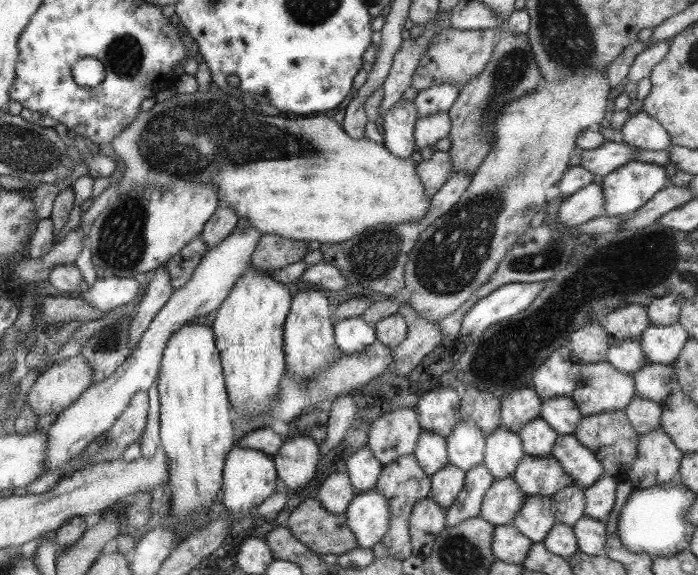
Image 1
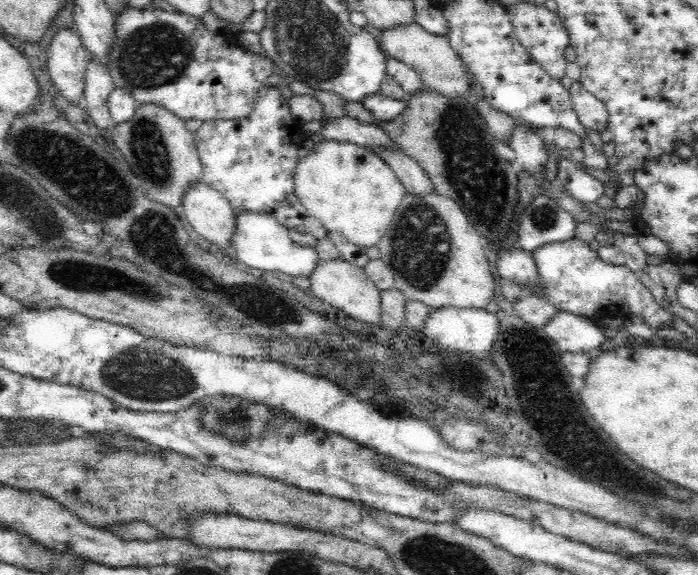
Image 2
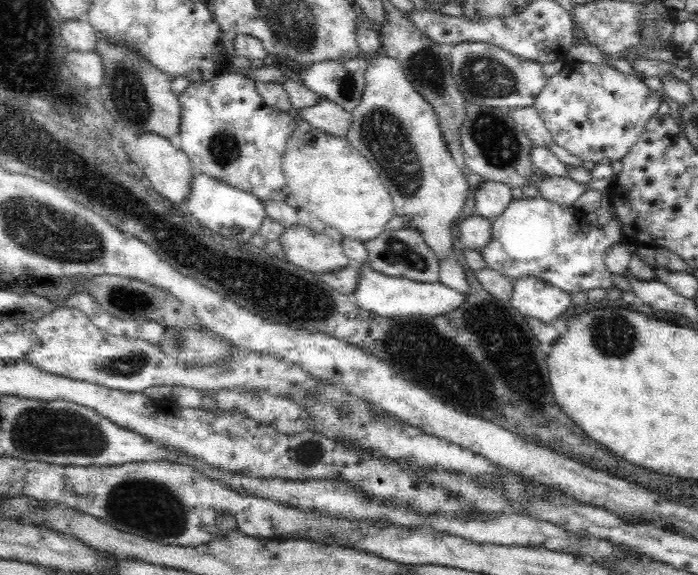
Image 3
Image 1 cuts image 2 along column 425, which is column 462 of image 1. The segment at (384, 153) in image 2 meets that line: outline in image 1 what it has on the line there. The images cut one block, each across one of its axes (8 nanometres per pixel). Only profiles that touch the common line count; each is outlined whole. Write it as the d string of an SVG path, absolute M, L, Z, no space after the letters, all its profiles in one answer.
M453 172L449 176L449 180L437 190L435 196L431 196L431 206L427 212L427 218L423 218L423 226L437 220L439 216L443 216L445 212L451 210L451 206L457 204L457 200L463 196L463 192L467 190L467 186L471 184L473 174L463 174L463 172Z

